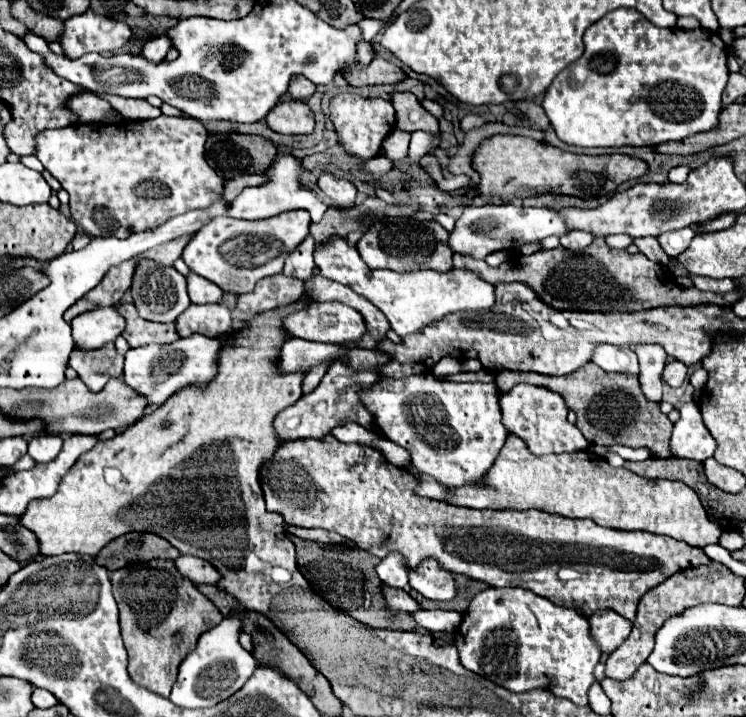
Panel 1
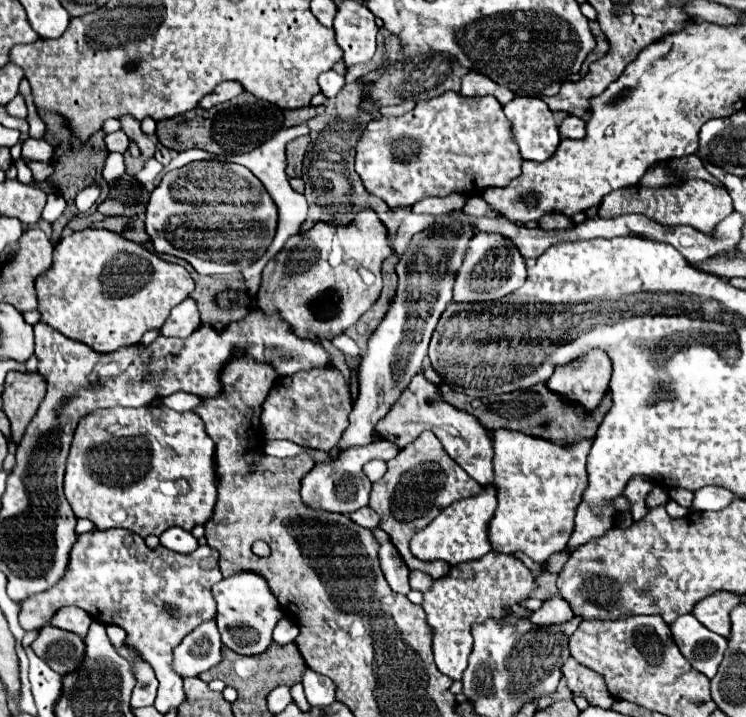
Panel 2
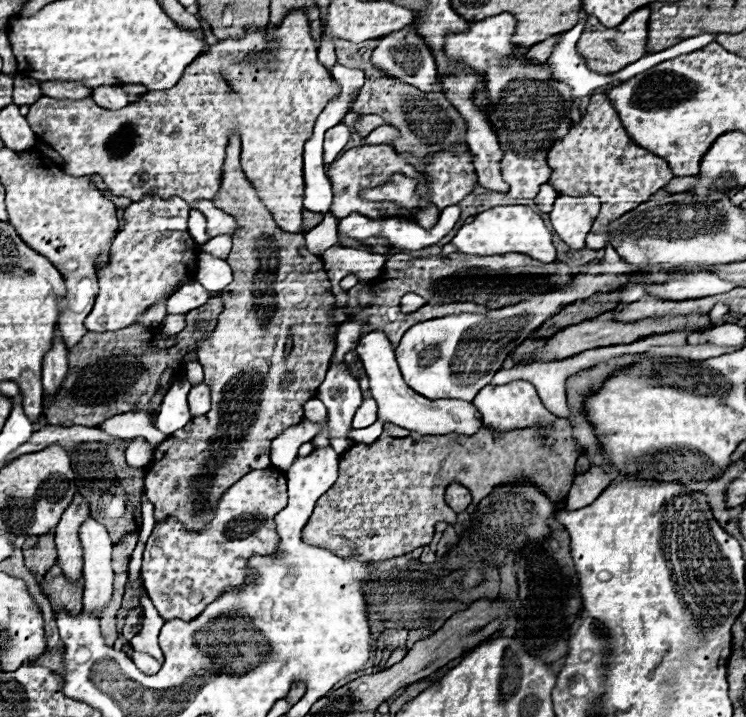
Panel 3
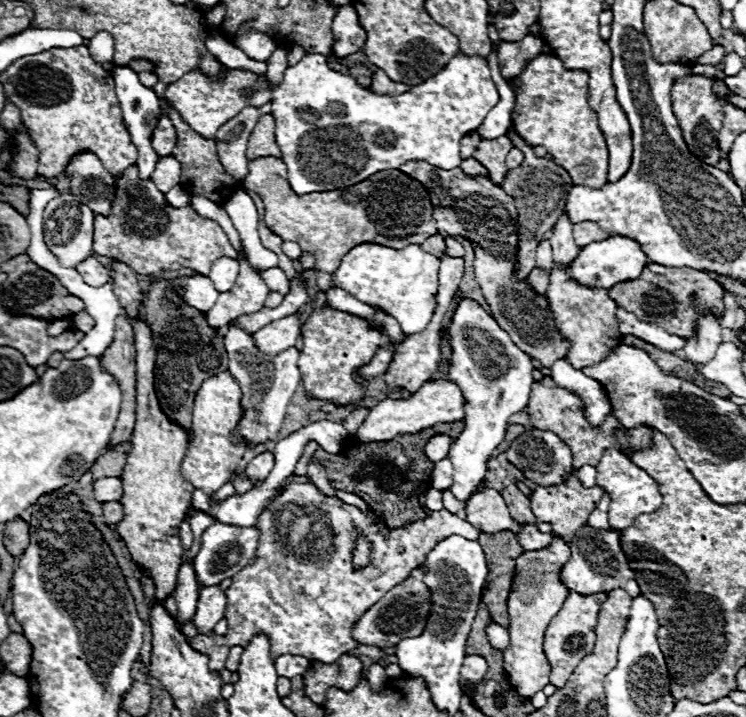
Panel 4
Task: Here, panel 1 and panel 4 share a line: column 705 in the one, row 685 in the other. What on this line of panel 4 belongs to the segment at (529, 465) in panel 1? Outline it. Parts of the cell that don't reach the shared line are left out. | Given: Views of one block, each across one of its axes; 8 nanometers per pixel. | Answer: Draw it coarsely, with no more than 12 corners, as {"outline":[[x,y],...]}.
{"outline":[[556,538],[516,558],[506,678],[520,696],[548,684],[544,632],[570,590]]}

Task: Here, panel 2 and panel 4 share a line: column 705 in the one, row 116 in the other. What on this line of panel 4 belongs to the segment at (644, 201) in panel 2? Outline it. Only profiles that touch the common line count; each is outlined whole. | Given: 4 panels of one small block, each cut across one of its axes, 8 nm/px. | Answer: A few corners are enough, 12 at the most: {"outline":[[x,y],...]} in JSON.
{"outline":[[226,70],[222,82],[190,72],[166,90],[194,132],[216,140],[218,128],[244,106],[264,106],[270,92],[240,96],[262,80]]}

